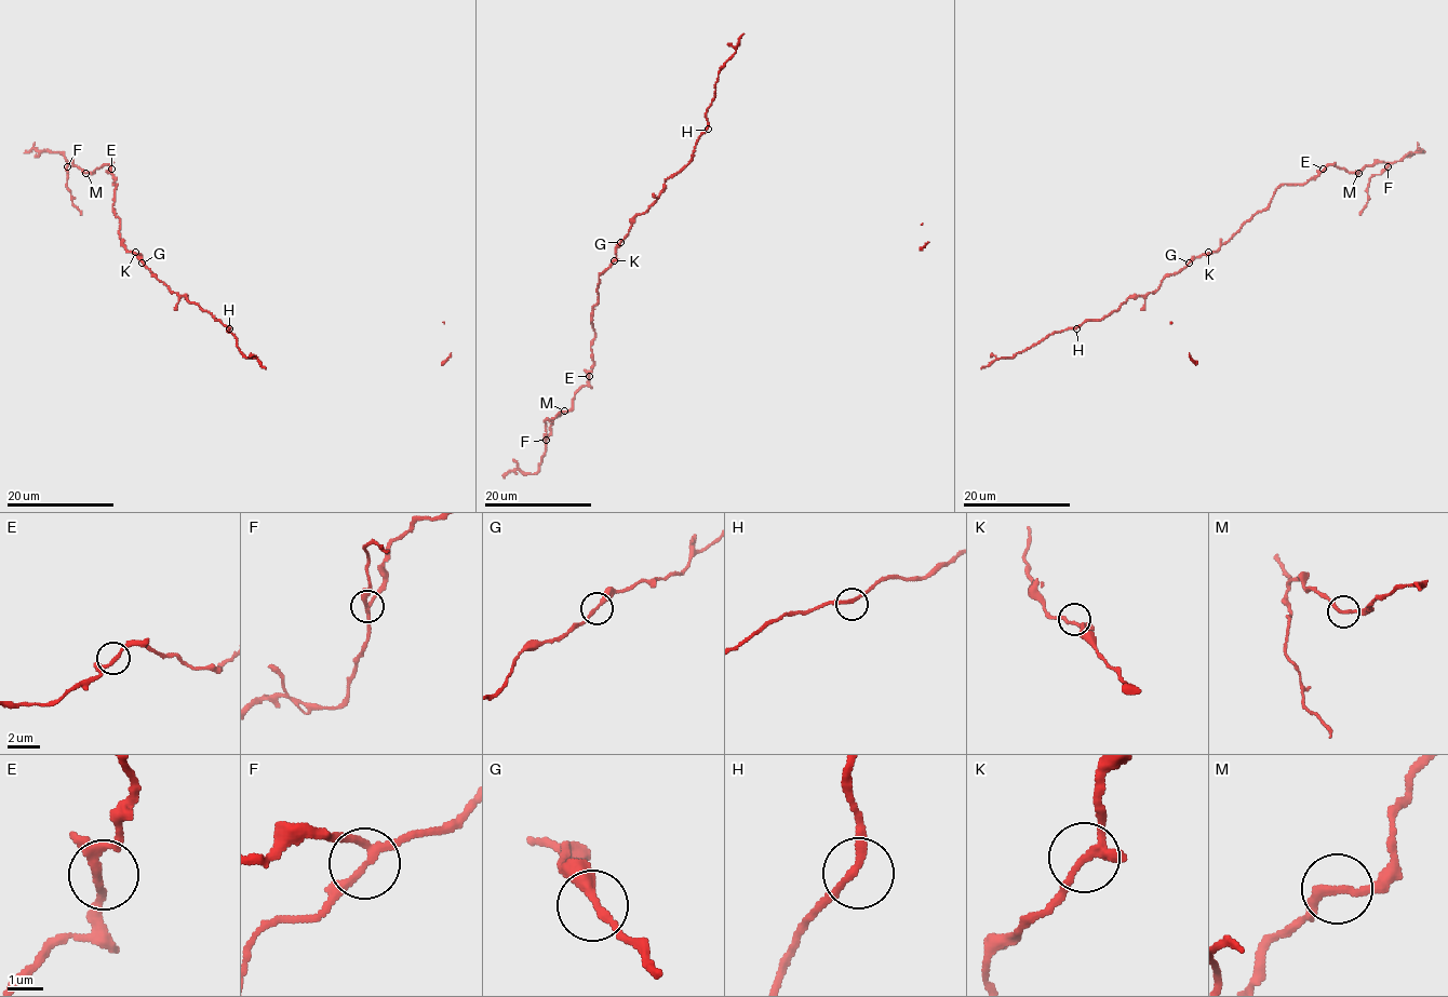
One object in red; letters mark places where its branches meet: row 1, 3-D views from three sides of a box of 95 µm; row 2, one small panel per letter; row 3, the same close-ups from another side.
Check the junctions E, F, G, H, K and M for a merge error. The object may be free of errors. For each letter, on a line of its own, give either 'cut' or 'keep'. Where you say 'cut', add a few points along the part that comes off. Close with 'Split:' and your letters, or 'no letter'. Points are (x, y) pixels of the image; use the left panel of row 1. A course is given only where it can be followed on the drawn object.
E: keep
F: cut; foreign part runs (67, 166), (72, 202), (81, 215)
G: keep
H: keep
K: keep
M: keep
Split: F

